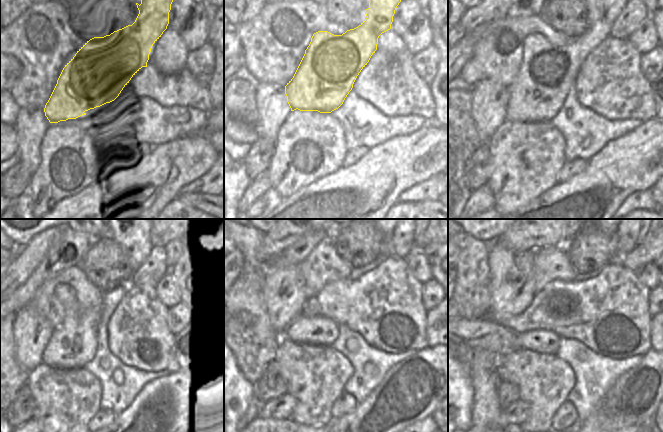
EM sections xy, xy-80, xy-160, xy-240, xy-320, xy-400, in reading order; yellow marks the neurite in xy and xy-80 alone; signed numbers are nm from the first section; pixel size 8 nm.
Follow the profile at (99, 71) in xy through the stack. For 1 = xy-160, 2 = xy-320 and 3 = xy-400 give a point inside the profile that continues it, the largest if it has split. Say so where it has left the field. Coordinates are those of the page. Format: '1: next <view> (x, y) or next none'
1: next xy-160 (548, 72)
2: next xy-320 (316, 330)
3: next xy-400 (540, 340)

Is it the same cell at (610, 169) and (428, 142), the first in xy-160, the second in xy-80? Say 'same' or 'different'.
same

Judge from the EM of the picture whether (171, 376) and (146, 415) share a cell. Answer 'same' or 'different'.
same

